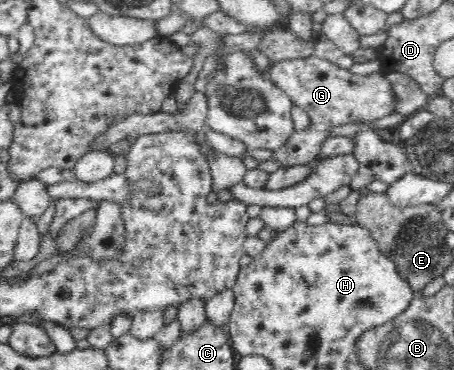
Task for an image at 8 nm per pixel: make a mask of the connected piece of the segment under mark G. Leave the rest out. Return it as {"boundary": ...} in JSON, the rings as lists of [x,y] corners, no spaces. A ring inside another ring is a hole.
{"boundary":[[[313,54],[306,58],[284,60],[272,63],[267,75],[280,87],[294,106],[304,108],[310,117],[310,127],[296,131],[278,150],[272,152],[272,160],[280,167],[308,165],[320,155],[320,144],[332,136],[331,129],[352,123],[370,123],[394,113],[390,84],[375,68],[365,75],[350,73],[336,63],[316,58]]]}

